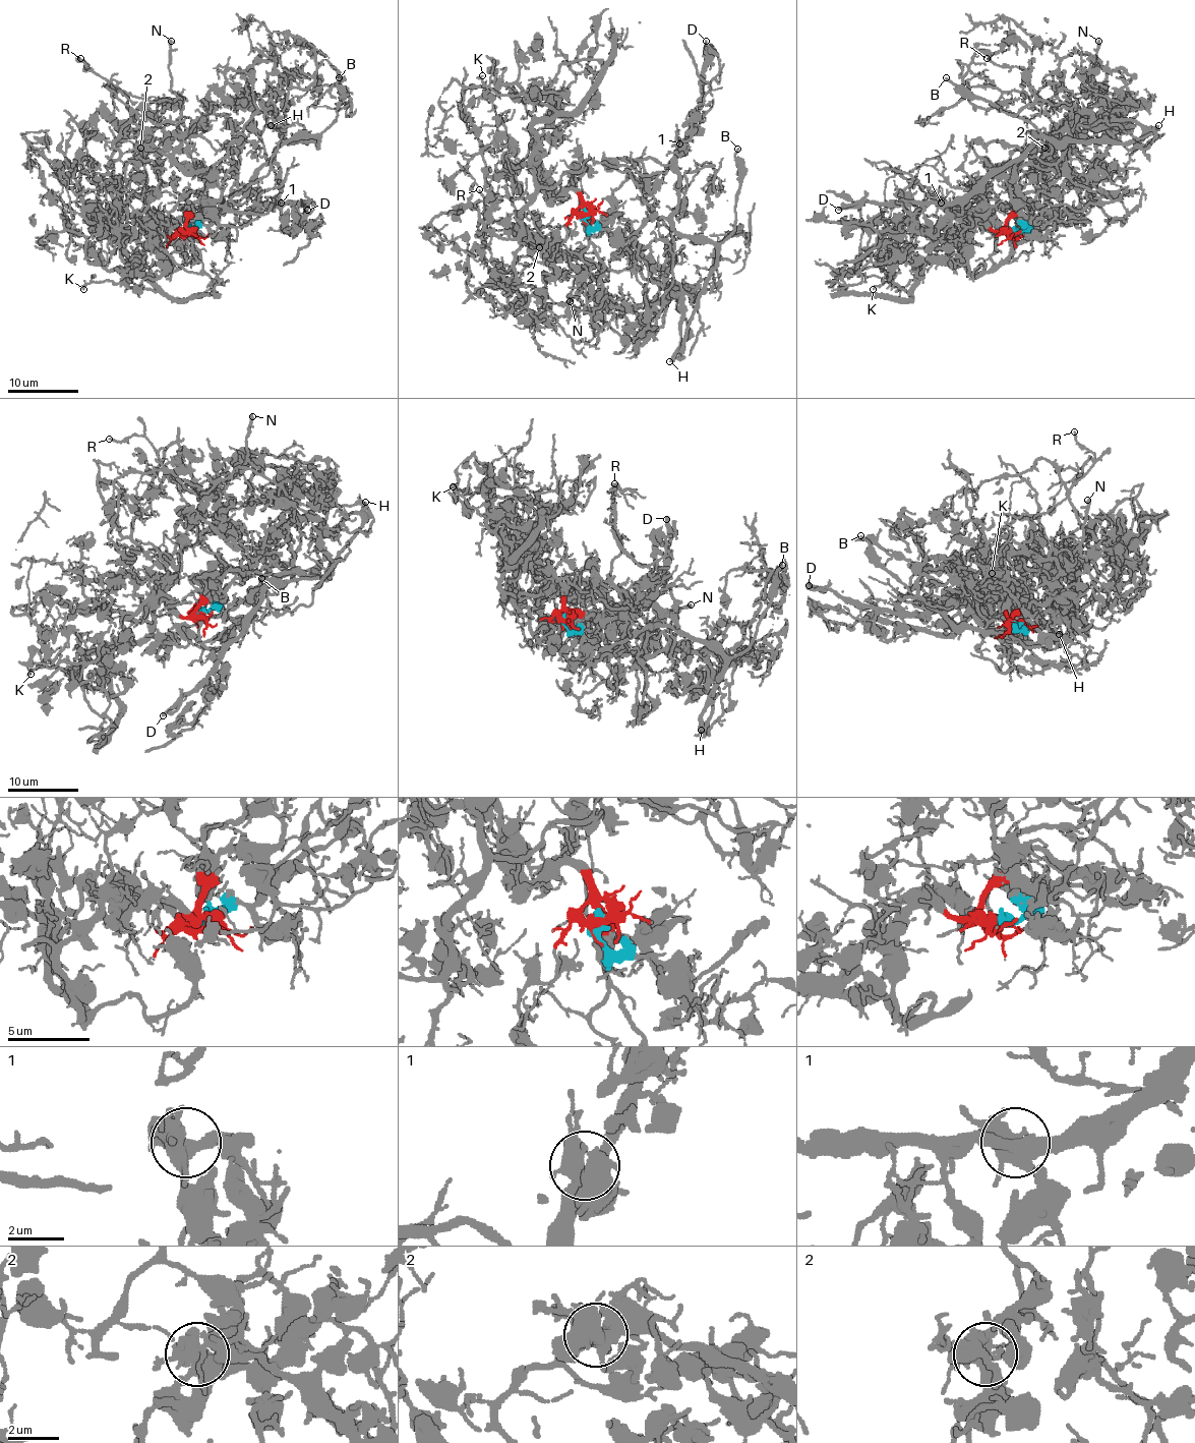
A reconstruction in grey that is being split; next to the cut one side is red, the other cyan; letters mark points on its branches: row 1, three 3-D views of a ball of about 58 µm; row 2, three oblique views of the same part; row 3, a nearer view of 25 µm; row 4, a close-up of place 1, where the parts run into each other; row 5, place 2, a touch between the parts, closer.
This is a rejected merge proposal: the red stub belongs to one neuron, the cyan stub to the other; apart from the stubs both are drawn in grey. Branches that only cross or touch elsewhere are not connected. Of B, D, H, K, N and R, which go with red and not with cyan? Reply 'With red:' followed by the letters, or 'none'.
With red: K, N, R

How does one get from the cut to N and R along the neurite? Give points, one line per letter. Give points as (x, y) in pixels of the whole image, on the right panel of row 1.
N: (1011, 233), (962, 233), (972, 272), (992, 272), (1101, 180), (1076, 154), (1066, 102), (1090, 90), (1097, 41)
R: (1011, 233), (967, 228), (963, 263), (992, 272), (1037, 226), (1059, 127), (1025, 70), (987, 58)

